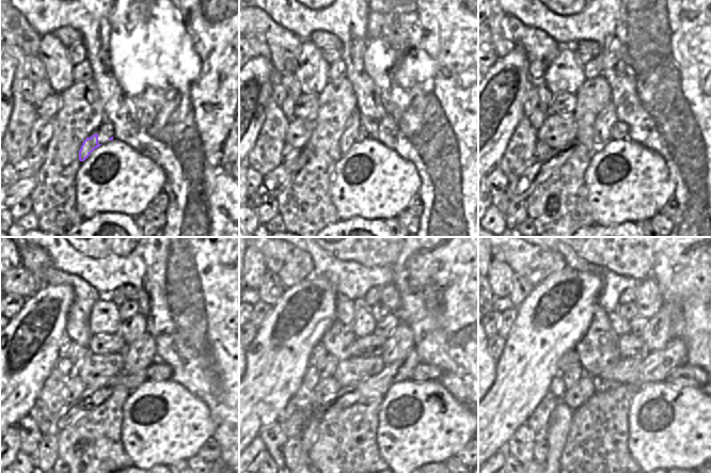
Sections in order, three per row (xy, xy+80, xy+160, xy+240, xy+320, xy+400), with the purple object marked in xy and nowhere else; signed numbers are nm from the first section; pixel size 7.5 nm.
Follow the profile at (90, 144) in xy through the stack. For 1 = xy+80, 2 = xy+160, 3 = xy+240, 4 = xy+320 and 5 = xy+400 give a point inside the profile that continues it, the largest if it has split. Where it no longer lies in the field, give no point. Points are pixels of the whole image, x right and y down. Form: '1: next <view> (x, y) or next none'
1: next xy+80 (353, 131)
2: next xy+160 (606, 117)
3: next xy+240 (139, 355)
4: next xy+320 (401, 341)
5: next xy+400 (665, 326)

